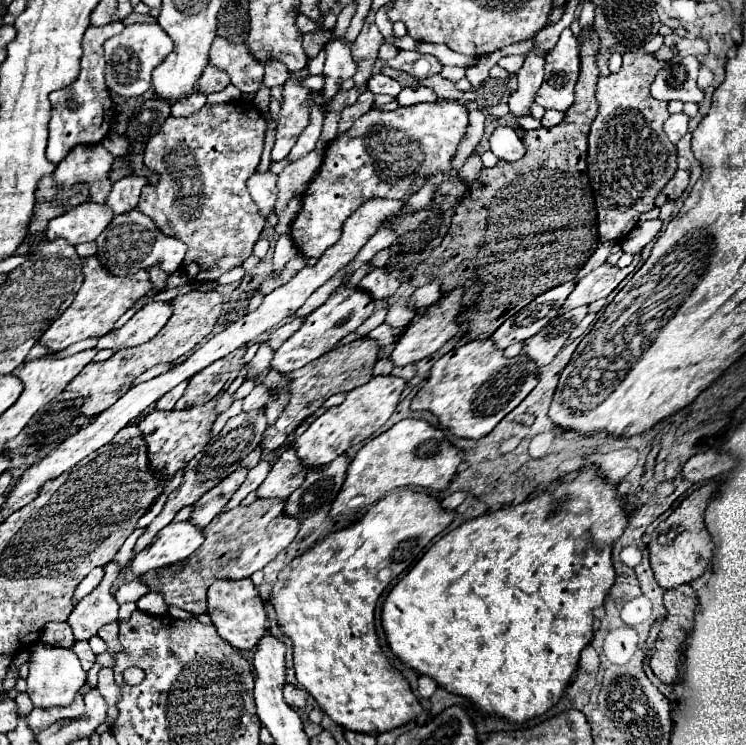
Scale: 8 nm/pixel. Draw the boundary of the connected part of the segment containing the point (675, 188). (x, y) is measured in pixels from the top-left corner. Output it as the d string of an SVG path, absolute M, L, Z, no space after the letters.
M677 170L675 176L671 178L671 182L665 186L665 190L661 190L661 194L657 196L655 206L661 208L665 202L673 202L673 200L677 200L677 198L685 192L687 186L689 186L689 172L685 172L685 170Z

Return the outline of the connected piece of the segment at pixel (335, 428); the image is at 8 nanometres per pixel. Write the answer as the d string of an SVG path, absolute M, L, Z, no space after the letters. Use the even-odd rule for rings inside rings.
M375 376L365 386L359 386L347 392L347 400L341 406L329 408L327 414L319 416L311 428L299 436L297 442L297 456L305 468L319 468L327 462L333 462L337 456L345 454L351 446L365 442L371 438L395 412L397 404L401 402L401 392L405 390L405 380L395 376Z

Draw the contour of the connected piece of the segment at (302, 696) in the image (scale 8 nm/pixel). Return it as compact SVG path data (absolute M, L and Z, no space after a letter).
M287 684L287 686L283 688L283 696L285 696L285 702L287 702L289 706L293 706L293 708L305 706L305 704L307 704L307 698L309 698L309 694L307 694L303 688L297 688L297 686L293 686L293 684Z

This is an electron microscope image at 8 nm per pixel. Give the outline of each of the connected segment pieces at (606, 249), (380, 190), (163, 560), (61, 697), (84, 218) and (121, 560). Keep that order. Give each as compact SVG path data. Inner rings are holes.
M609 242L609 244L601 244L597 250L595 250L595 254L589 258L589 262L579 270L579 274L577 274L577 278L581 278L583 274L589 274L591 270L595 270L597 266L601 266L607 258L609 258L609 254L615 254L615 252L619 252L621 250L621 242Z
M443 100L435 104L399 106L393 112L373 108L355 120L353 128L327 148L315 180L303 194L303 208L291 224L295 248L307 258L323 256L341 238L345 218L369 198L401 200L405 208L413 194L411 186L419 178L409 174L423 174L421 178L427 180L443 172L445 178L451 178L451 160L469 126L467 114L467 106L457 100Z
M173 522L155 536L155 542L151 546L133 558L131 570L135 576L143 576L145 572L185 560L203 544L203 538L205 536L199 526L191 522Z
M37 642L31 646L31 660L29 660L29 676L27 676L27 694L33 706L39 708L53 708L53 706L67 706L85 684L85 670L79 664L79 658L71 650L55 650L53 646L45 646Z
M83 202L73 206L69 212L53 218L49 222L47 238L65 238L73 246L81 242L93 242L113 220L113 210L107 204Z
M145 528L135 529L133 533L128 536L127 540L125 540L123 546L119 549L117 554L114 557L114 560L124 568L128 566L129 562L131 561L133 554L133 548L137 541L137 539L143 534Z

